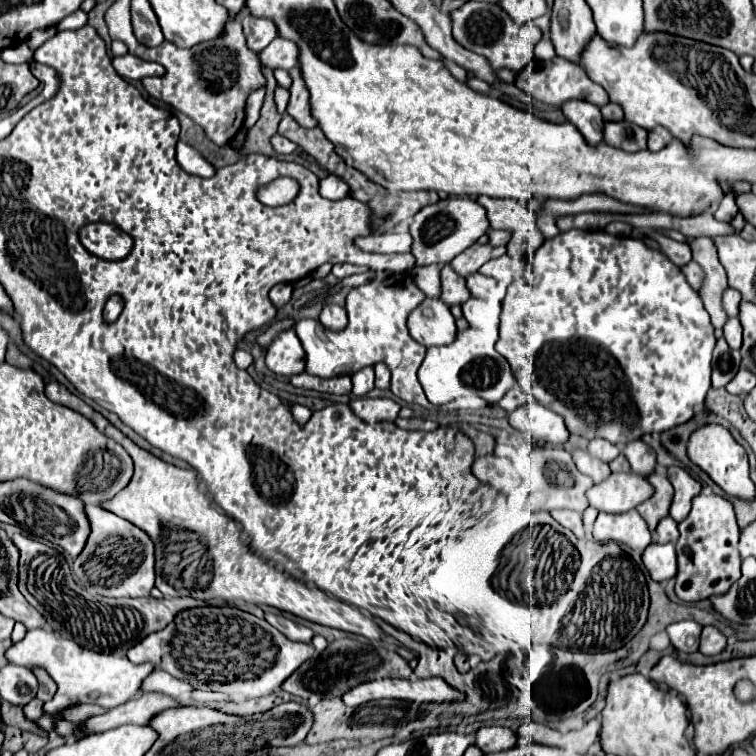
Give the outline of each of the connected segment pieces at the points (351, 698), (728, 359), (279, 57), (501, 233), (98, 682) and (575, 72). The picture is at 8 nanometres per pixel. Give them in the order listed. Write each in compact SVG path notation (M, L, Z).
M439 677L431 679L375 679L361 683L345 693L343 703L357 707L375 699L403 699L403 701L459 701L463 695Z
M715 345L713 351L713 387L725 387L737 373L739 361L733 361L733 351L729 345Z
M277 37L273 43L269 43L269 47L265 47L259 53L259 61L261 65L267 65L271 69L291 69L297 65L297 57L299 57L299 49L293 41L287 41L285 37Z
M489 229L489 243L491 245L507 245L509 243L509 239L511 239L511 231L505 231L505 229L499 229L499 231L495 231L495 229Z
M31 629L27 631L25 639L15 643L7 651L7 659L15 665L25 665L29 669L43 667L49 675L57 681L57 697L51 703L45 703L45 711L53 713L57 709L65 709L67 705L83 705L83 703L97 703L105 709L119 707L133 699L141 691L141 683L147 675L155 671L155 665L141 663L133 665L123 651L117 653L95 653L89 649L79 647L75 641L67 641L57 637L53 631L47 629Z
M553 57L549 61L541 61L541 59L533 59L519 75L517 75L517 81L515 85L519 89L523 89L527 95L535 97L537 101L543 101L543 103L549 103L549 105L561 105L569 99L583 99L583 101L589 101L597 107L603 107L609 103L609 97L607 97L607 91L593 83L587 73L583 71L581 65L573 65L573 61L565 61L565 57Z

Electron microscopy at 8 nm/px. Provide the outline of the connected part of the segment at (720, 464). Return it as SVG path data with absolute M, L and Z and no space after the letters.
M715 423L703 425L697 431L691 433L687 441L687 455L689 459L699 465L721 489L727 493L741 497L741 499L753 499L755 495L755 485L749 479L749 463L747 463L747 453L745 449L731 437L731 433Z

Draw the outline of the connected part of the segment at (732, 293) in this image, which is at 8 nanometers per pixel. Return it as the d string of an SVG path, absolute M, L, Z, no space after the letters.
M725 289L725 297L721 297L721 303L725 305L725 311L729 313L729 317L737 317L741 297L735 289Z

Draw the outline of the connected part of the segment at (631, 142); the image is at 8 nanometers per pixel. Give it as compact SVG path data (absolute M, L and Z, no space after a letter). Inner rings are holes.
M607 121L603 131L605 143L625 149L625 151L641 151L647 149L647 131L629 121Z

